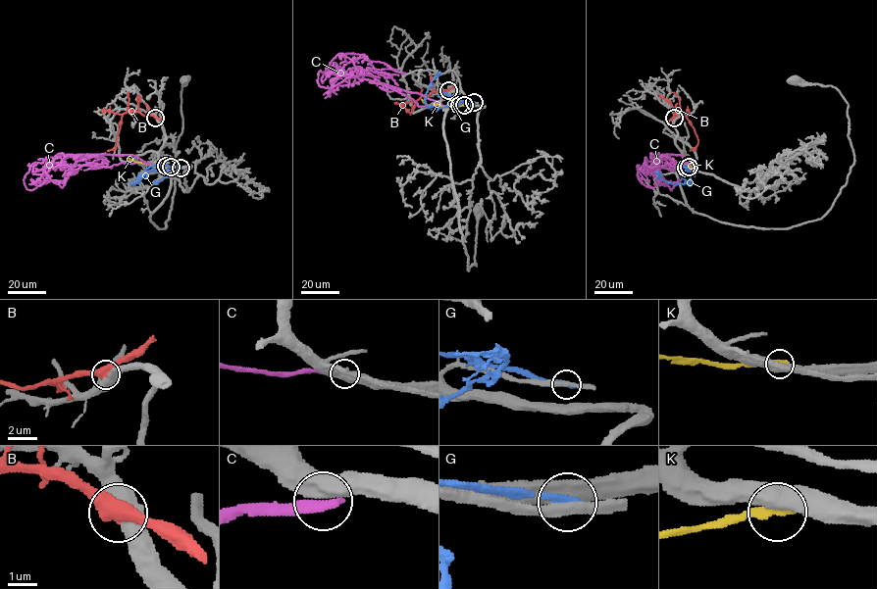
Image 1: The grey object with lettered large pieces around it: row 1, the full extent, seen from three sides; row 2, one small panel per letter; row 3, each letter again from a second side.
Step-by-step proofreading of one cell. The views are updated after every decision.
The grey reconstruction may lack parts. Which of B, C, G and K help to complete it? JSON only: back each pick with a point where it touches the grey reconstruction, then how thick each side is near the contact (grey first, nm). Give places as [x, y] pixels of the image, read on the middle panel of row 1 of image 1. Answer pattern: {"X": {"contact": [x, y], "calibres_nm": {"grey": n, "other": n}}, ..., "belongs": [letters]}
{"belongs": []}

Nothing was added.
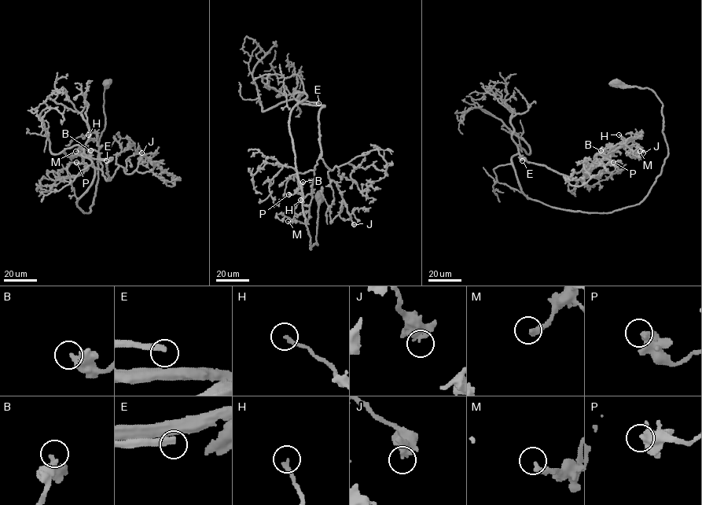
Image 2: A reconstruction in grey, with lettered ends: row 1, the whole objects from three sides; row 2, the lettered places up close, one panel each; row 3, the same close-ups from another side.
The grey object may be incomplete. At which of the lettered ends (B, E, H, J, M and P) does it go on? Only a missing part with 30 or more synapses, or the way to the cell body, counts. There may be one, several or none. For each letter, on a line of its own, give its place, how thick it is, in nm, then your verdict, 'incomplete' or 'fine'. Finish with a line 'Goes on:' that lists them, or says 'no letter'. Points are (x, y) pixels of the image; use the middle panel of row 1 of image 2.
B: place (303, 182); calibre 440 nm; fine
E: place (318, 103); calibre 240 nm; incomplete
H: place (300, 200); calibre 240 nm; fine
J: place (354, 224); calibre 360 nm; fine
M: place (288, 221); calibre 320 nm; fine
P: place (288, 194); calibre 360 nm; fine
Goes on: E

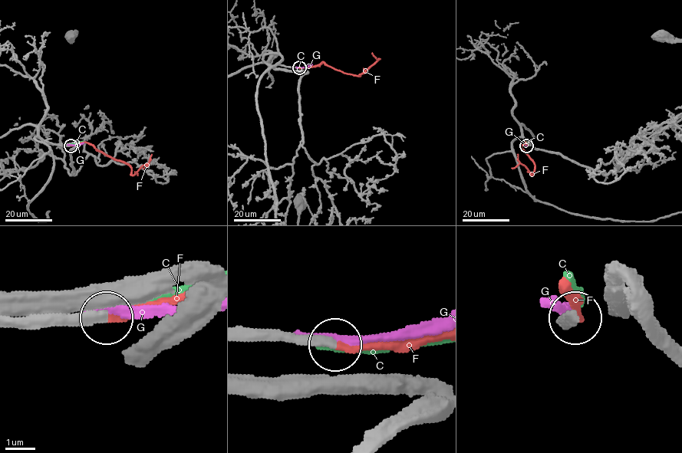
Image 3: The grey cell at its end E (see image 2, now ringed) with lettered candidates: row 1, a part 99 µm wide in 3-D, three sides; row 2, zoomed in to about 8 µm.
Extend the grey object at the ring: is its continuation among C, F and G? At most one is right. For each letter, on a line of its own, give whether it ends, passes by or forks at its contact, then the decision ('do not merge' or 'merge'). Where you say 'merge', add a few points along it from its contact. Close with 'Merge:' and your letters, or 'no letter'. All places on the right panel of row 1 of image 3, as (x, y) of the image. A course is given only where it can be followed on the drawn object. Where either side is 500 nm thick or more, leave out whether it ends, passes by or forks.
C: it ends | do not merge
F: it ends | merge | via (526, 146), (525, 142), (521, 148), (533, 162), (533, 174), (519, 163), (511, 168)
G: it ends | do not merge
Merge: F

